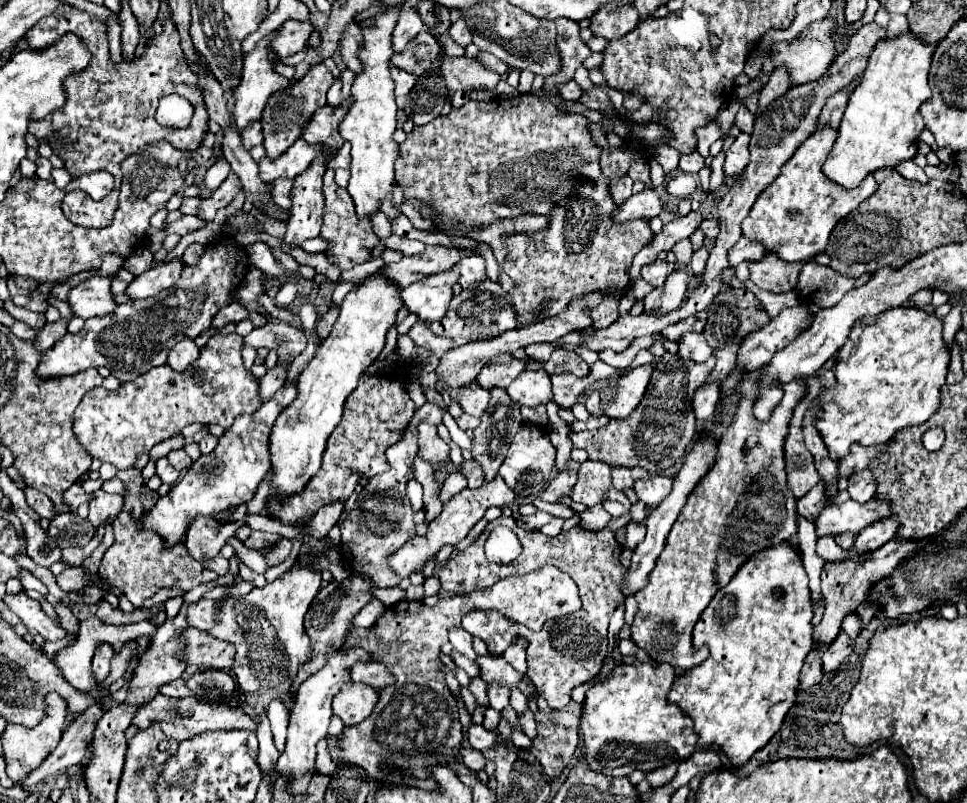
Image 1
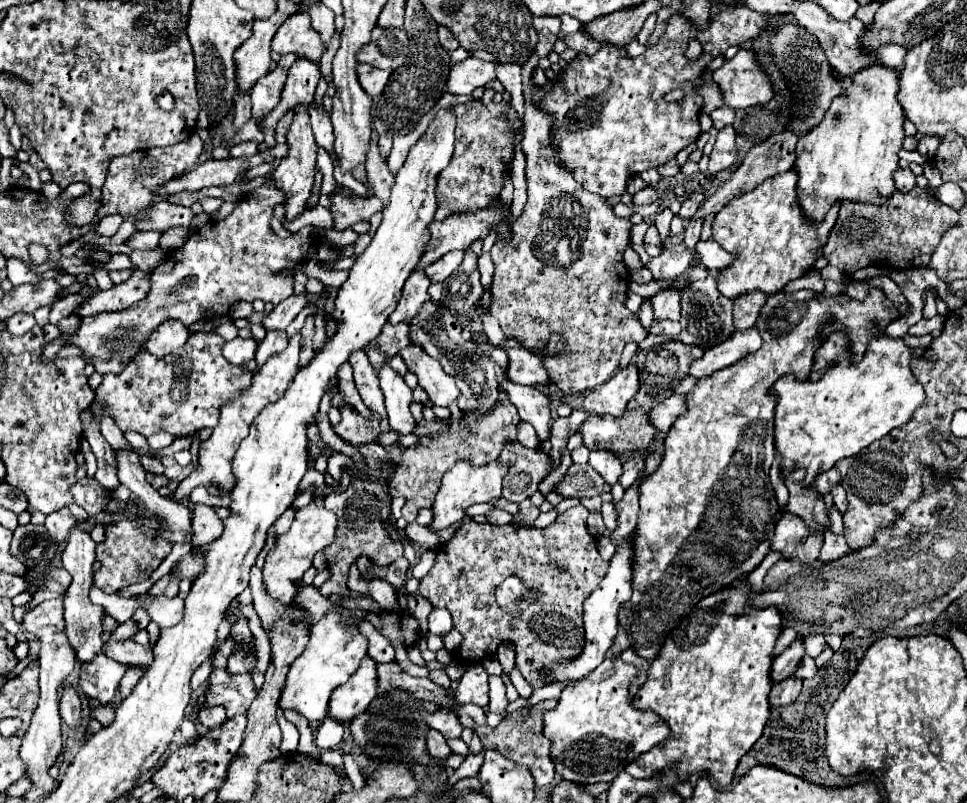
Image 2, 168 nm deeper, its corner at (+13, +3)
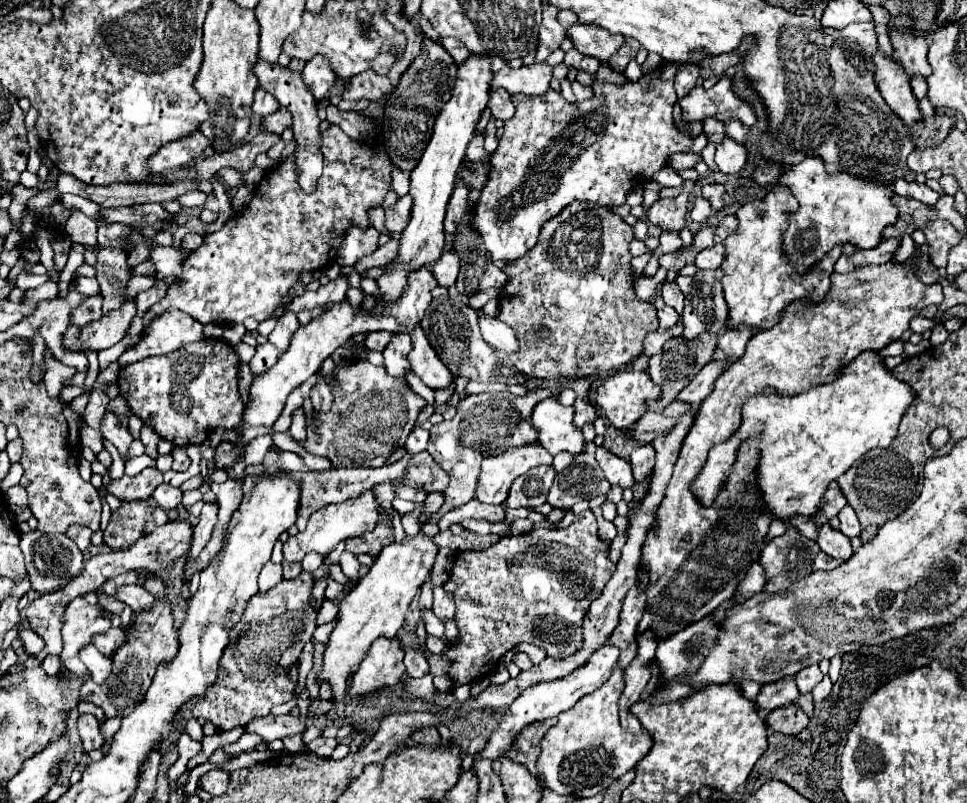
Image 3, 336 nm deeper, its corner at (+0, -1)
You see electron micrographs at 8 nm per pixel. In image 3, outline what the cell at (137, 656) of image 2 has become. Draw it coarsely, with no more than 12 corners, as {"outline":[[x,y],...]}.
{"outline":[[113,626],[93,636],[101,654],[125,644],[125,630]]}

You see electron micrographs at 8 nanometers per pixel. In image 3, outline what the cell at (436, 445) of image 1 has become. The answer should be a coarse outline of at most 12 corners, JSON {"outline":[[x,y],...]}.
{"outline":[[407,332],[391,336],[383,350],[385,368],[405,378],[411,368],[407,354],[411,336]]}

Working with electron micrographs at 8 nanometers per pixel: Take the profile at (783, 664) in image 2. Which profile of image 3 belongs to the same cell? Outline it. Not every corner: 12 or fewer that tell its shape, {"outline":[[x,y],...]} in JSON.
{"outline":[[795,680],[763,686],[755,698],[759,714],[799,698]]}

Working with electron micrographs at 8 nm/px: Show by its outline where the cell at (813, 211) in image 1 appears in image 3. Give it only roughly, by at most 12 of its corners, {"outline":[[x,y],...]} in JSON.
{"outline":[[783,186],[737,212],[725,238],[729,330],[753,334],[789,304],[821,302],[843,250],[805,278],[781,258],[797,200]]}

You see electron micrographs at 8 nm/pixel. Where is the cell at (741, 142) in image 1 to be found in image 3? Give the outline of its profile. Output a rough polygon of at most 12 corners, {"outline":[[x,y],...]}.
{"outline":[[727,136],[717,144],[719,172],[735,174],[747,162],[747,150]]}

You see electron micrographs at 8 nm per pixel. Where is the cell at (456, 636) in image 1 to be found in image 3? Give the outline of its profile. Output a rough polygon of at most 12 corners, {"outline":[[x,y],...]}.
{"outline":[[443,586],[433,590],[433,612],[441,620],[451,620],[455,602]]}

